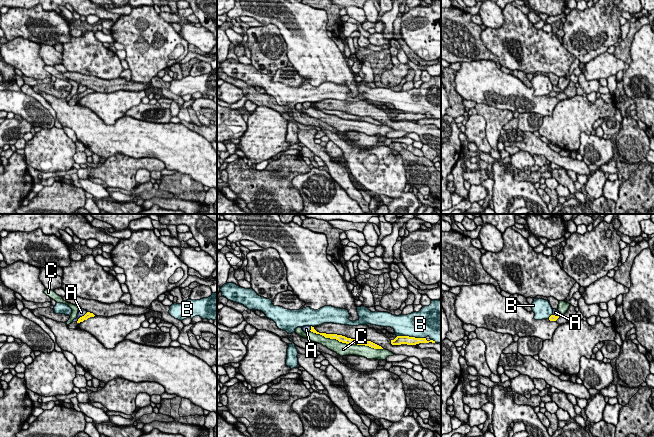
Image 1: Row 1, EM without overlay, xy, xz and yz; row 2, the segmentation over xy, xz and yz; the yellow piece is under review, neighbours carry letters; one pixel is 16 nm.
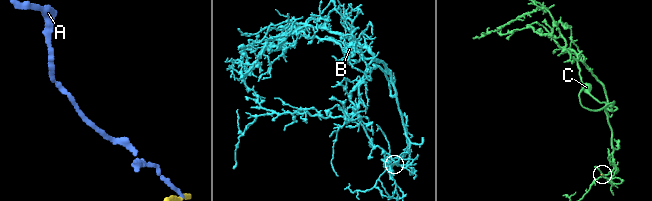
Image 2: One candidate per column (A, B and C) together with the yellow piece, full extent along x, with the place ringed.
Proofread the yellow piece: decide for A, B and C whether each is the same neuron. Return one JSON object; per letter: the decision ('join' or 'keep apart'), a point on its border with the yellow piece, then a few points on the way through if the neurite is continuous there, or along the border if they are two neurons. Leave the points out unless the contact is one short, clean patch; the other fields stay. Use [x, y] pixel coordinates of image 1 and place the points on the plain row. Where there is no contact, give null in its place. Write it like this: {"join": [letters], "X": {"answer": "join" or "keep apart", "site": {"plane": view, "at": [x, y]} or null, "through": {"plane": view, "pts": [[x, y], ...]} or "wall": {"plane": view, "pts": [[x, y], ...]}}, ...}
{"join": [], "A": {"answer": "keep apart", "site": {"plane": "xy", "at": [82, 92]}, "wall": {"plane": "xy", "pts": [[87, 88], [76, 97]]}}, "B": {"answer": "keep apart", "site": {"plane": "xz", "at": [411, 113]}}, "C": {"answer": "keep apart", "site": {"plane": "xz", "at": [346, 119]}}}

